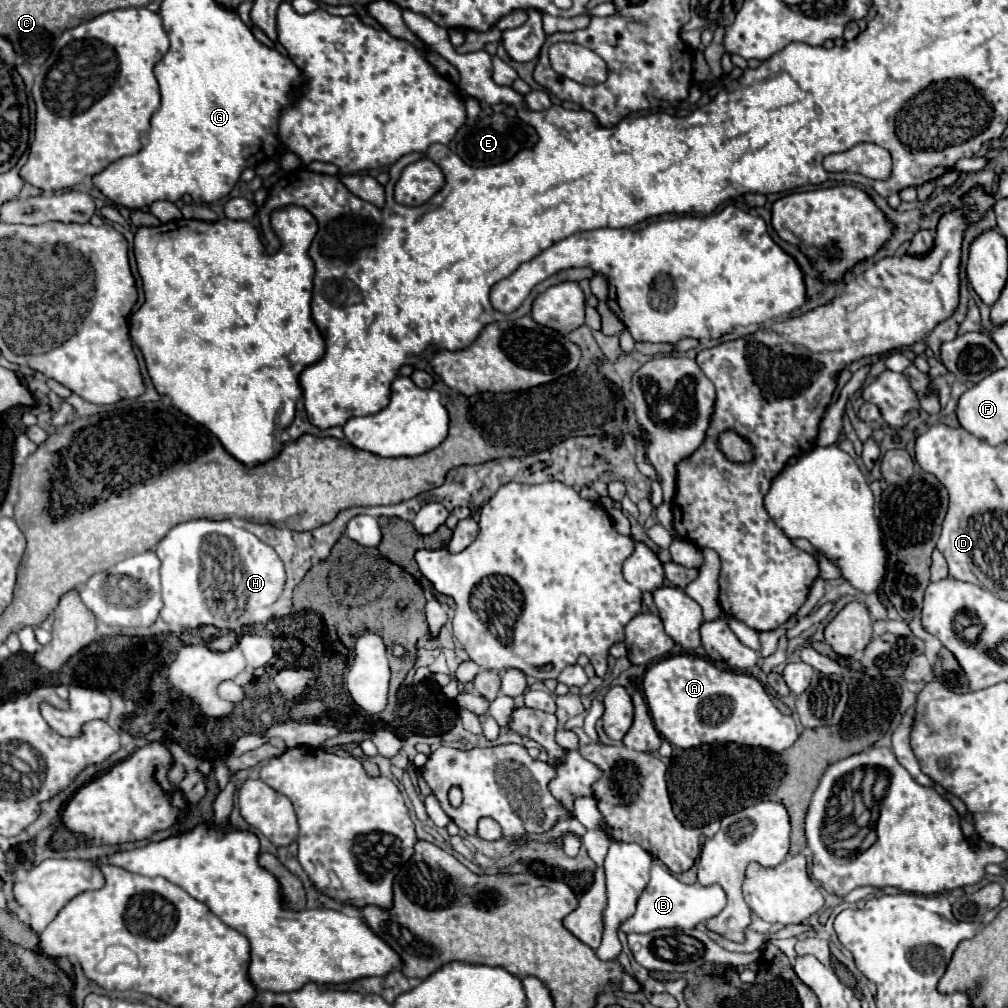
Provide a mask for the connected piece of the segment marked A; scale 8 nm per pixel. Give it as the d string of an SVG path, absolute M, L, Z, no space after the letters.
M694 654L669 656L655 662L642 677L642 690L655 728L679 748L735 742L783 752L797 740L795 720L777 710L757 678L719 669L712 661Z

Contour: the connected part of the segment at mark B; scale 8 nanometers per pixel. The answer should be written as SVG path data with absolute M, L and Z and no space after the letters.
M655 862L651 868L651 880L637 902L637 912L627 922L623 922L621 930L625 934L629 934L629 932L645 934L645 932L653 932L659 928L689 930L701 922L715 918L725 908L725 902L727 902L725 892L723 892L723 888L719 888L719 884L711 884L711 886L683 884L671 874L671 870L665 864Z

